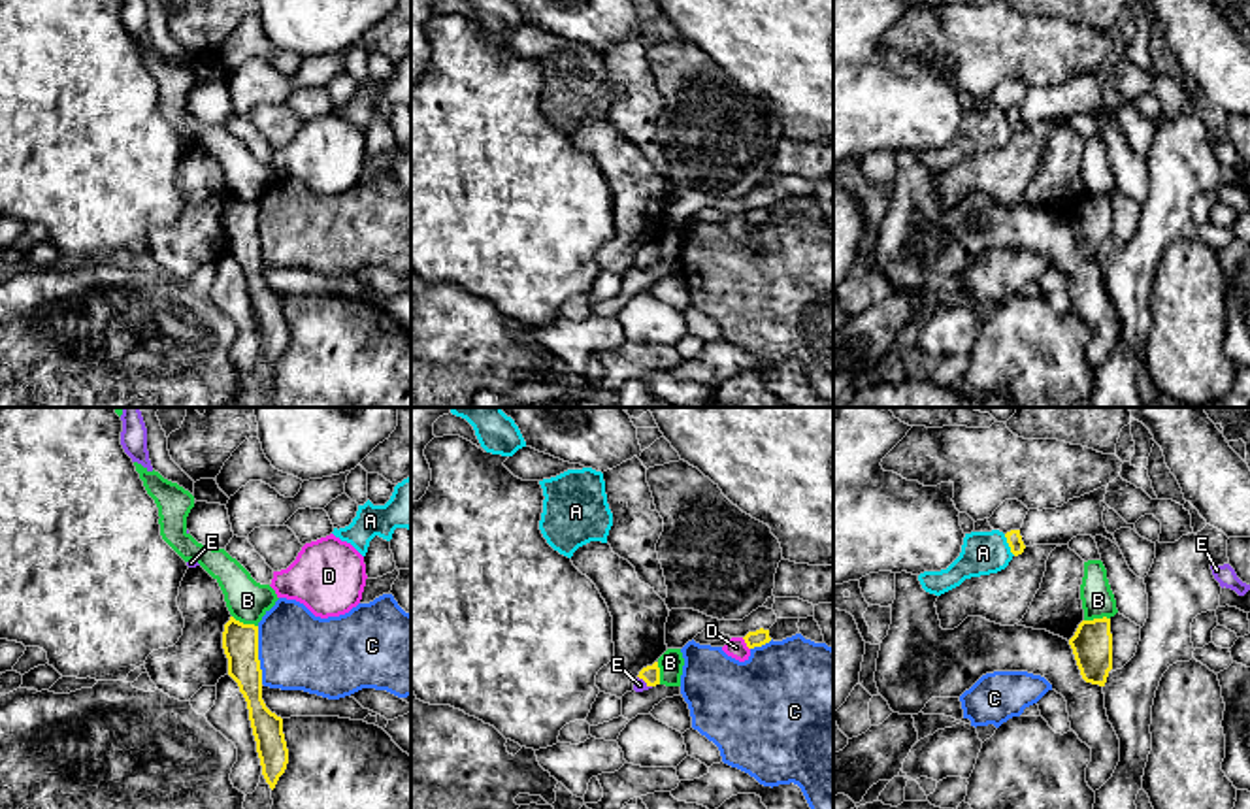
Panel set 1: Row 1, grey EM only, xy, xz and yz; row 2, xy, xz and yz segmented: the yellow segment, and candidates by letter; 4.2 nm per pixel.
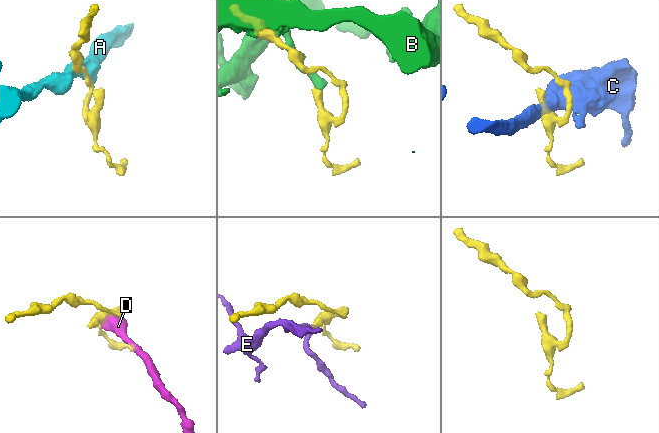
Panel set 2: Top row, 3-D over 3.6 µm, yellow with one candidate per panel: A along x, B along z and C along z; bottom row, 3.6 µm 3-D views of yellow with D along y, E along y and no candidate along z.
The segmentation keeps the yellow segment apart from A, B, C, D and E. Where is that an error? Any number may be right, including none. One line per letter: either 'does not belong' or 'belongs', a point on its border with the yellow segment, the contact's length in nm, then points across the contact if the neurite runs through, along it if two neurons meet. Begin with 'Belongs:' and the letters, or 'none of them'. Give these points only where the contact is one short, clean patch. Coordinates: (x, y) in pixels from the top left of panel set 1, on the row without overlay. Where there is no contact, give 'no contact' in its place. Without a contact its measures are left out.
Belongs: E
A: does not belong; contact yz (1009, 123); length 110 nm
B: does not belong; contact xy (246, 202); length 120 nm; border xy (232, 193), (257, 204)
C: does not belong; contact xy (257, 232); length 240 nm
D: does not belong; contact xz (745, 219); length 70 nm; border xz (741, 215), (749, 227)
E: belongs; contact xz (645, 259); length 80 nm; way xz (651, 251), (645, 259), (640, 263)

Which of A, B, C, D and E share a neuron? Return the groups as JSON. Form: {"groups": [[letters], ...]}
{"groups": [["A"], ["B"], ["C"], ["D"], ["E"]]}

